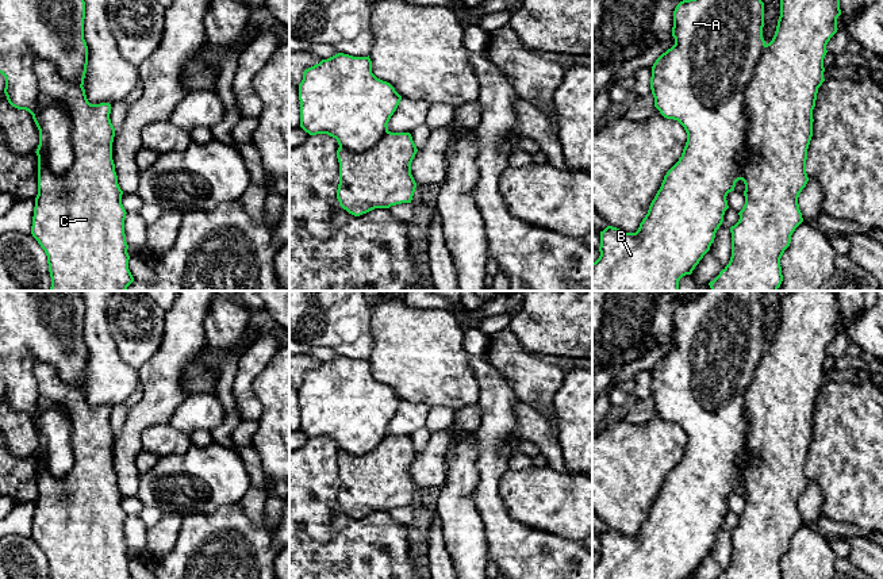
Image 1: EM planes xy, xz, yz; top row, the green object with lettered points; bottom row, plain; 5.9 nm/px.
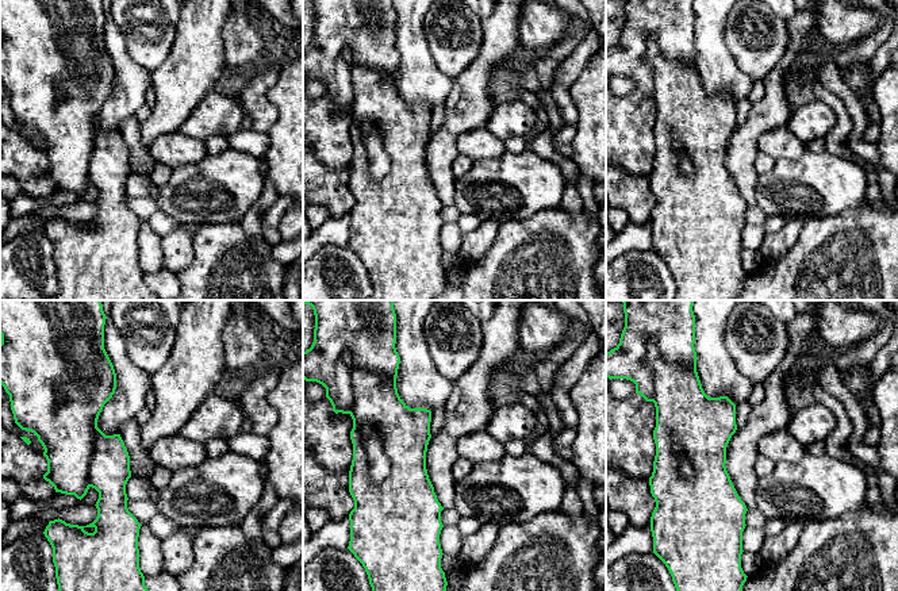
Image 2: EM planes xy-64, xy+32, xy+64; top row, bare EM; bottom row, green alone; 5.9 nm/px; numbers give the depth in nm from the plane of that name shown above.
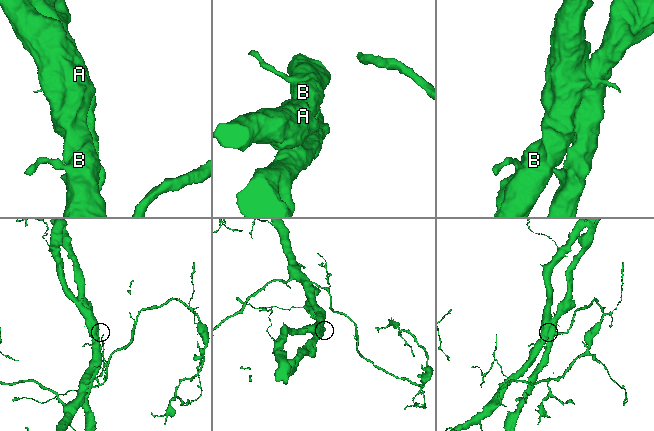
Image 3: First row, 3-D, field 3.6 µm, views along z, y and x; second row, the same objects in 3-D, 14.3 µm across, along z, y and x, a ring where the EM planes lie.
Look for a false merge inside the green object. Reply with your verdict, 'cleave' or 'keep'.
cleave

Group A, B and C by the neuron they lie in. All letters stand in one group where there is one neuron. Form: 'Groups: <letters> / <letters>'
Groups: A B / C

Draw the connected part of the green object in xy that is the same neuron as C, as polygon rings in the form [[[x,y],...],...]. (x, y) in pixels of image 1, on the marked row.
[[[45,60],[34,66],[39,84],[41,104],[64,103],[72,120],[72,143],[74,162],[64,176],[55,176],[45,164],[45,134],[39,131],[38,156],[38,195],[35,198],[31,234],[47,256],[51,287],[49,291],[126,291],[134,281],[128,269],[130,256],[124,234],[126,210],[122,204],[123,191],[118,184],[112,160],[115,129],[111,123],[111,104],[91,104],[85,89],[77,83],[62,78],[57,68]]]

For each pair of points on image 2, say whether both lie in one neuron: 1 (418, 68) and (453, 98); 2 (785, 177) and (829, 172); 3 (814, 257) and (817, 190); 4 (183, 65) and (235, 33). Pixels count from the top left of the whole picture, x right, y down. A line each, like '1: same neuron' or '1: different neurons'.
1: different neurons
2: same neuron
3: different neurons
4: different neurons

